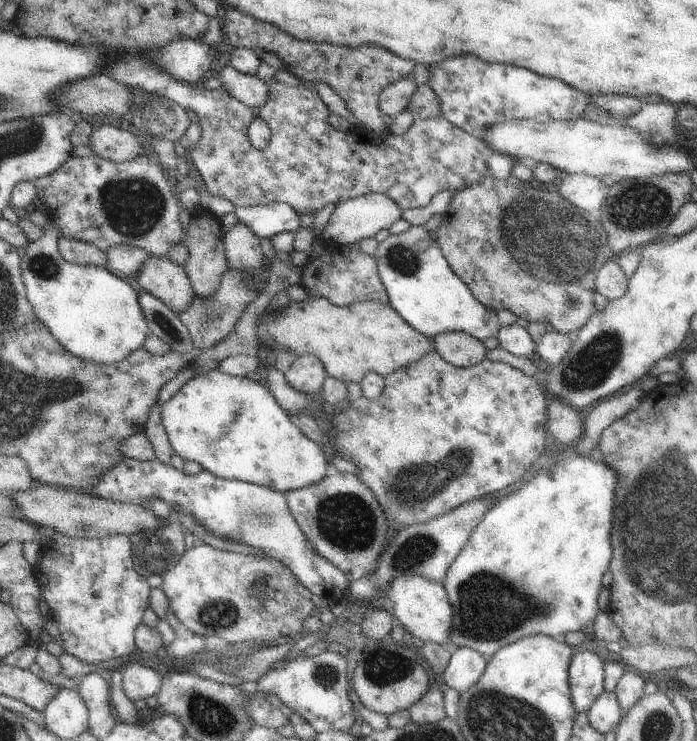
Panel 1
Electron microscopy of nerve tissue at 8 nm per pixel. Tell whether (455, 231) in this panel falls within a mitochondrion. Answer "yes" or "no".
no

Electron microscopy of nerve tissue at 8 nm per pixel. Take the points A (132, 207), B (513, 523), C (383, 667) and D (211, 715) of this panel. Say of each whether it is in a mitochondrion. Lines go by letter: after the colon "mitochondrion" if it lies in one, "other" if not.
A: mitochondrion
B: other
C: mitochondrion
D: mitochondrion

